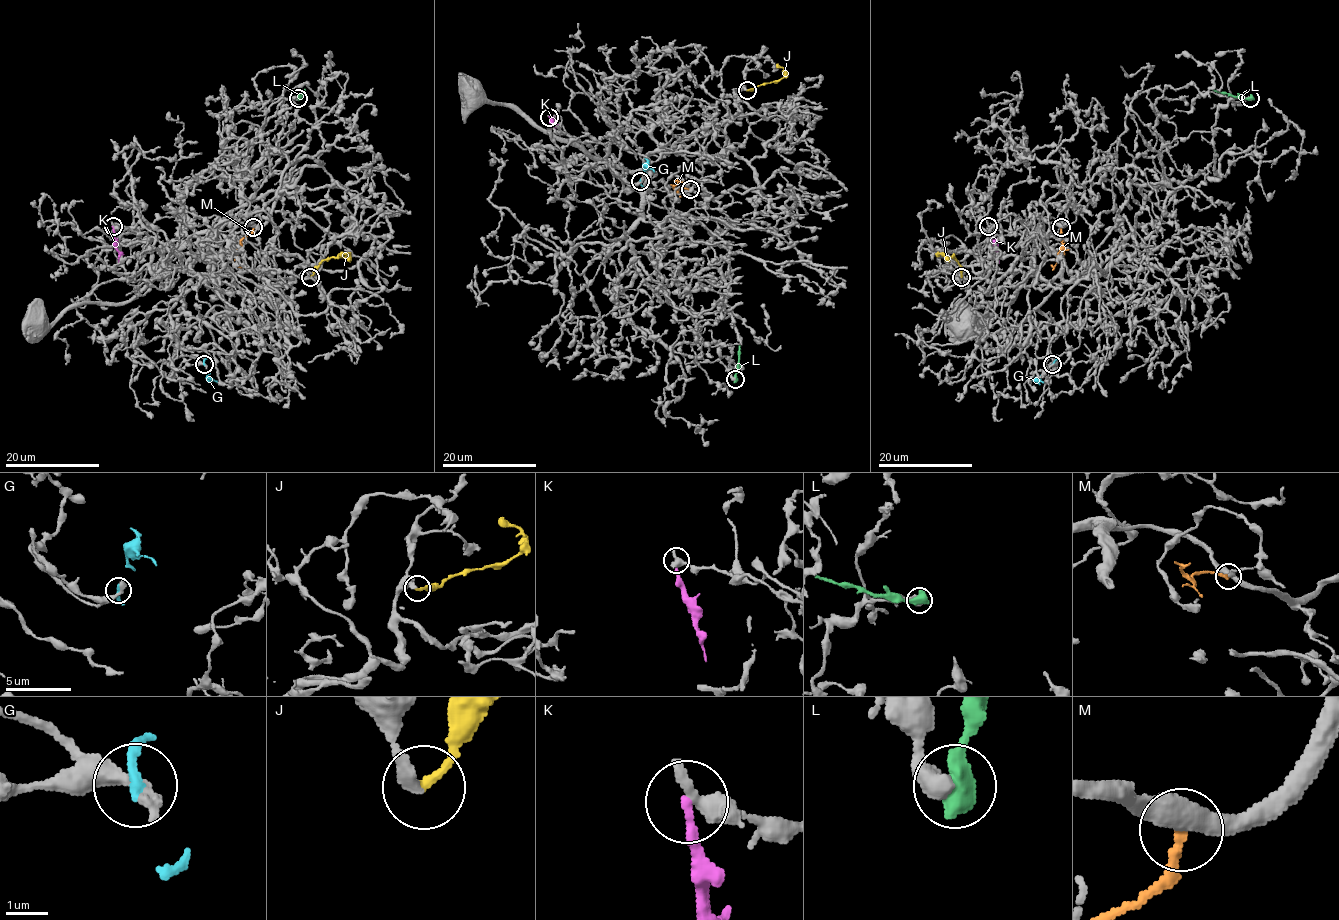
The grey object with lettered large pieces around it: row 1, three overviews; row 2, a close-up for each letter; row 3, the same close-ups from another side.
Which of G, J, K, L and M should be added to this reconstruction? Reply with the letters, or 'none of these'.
J

